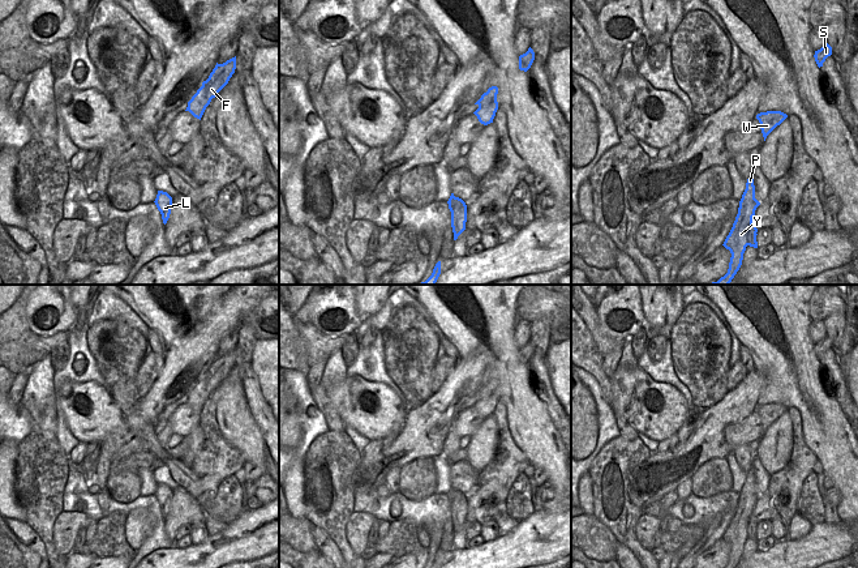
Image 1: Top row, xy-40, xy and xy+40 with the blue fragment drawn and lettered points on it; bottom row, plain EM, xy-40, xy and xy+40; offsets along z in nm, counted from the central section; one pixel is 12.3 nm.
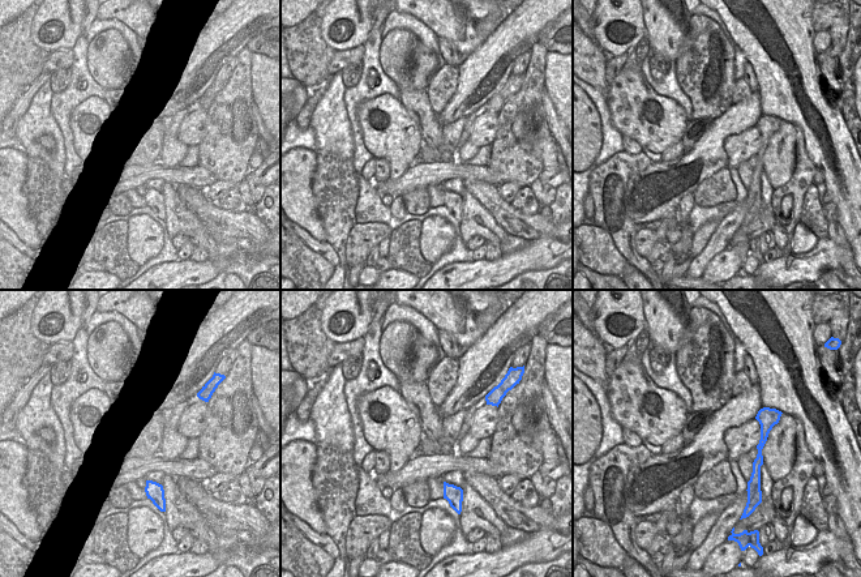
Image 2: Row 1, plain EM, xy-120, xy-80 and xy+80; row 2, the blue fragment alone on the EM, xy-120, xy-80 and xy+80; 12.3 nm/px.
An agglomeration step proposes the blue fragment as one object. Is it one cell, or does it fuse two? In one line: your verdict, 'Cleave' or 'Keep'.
Cleave

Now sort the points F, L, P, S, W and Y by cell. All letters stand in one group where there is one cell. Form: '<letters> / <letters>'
F P S W Y / L

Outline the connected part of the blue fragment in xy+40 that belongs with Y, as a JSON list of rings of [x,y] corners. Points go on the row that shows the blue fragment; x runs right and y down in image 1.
[[[751,172],[751,176],[746,183],[746,189],[739,201],[735,221],[722,244],[732,253],[728,273],[717,282],[712,282],[711,285],[729,285],[739,270],[743,260],[743,253],[746,251],[746,247],[748,245],[747,234],[750,223],[752,222],[752,215],[755,214],[755,210],[759,205],[760,202],[755,198],[754,175]]]

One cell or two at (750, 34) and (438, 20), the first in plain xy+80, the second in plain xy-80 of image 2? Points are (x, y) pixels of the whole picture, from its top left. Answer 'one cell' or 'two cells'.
one cell

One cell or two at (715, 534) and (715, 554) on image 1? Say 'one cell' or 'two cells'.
two cells

